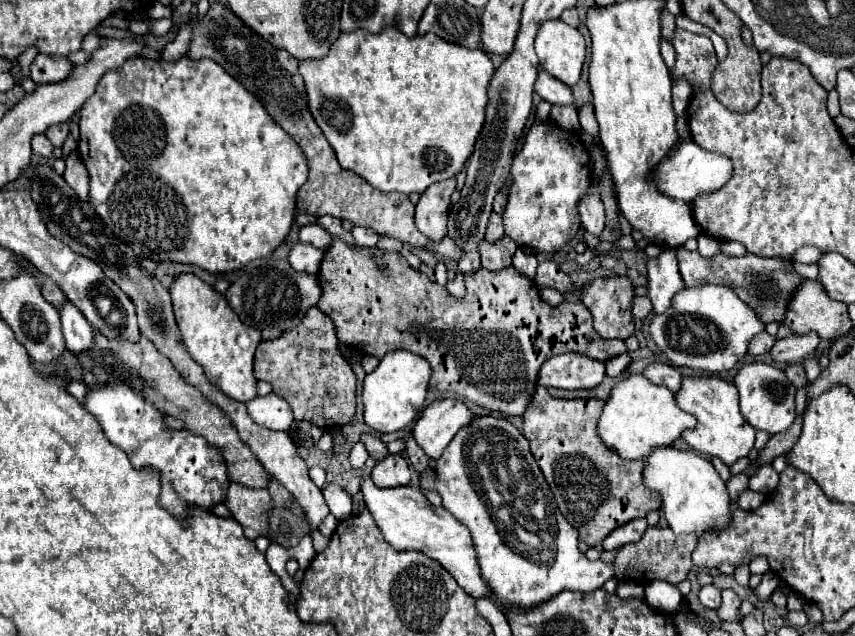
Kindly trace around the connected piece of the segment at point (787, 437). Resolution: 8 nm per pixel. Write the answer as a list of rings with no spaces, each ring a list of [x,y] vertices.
[[[804,411],[802,415],[796,417],[796,421],[792,423],[790,429],[782,431],[782,433],[776,433],[770,437],[766,449],[760,451],[760,465],[766,465],[766,463],[772,463],[776,457],[784,455],[788,449],[792,449],[794,441],[798,441],[800,437],[800,431],[802,431],[802,419],[804,419]]]

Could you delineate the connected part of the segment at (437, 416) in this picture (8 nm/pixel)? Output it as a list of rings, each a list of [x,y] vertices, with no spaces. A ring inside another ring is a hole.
[[[438,399],[422,411],[412,435],[430,459],[440,459],[454,435],[462,427],[468,427],[474,417],[462,401]]]

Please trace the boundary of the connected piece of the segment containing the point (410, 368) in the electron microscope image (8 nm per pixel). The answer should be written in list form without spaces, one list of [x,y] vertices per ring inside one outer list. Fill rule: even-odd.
[[[410,351],[388,353],[380,365],[366,375],[362,385],[362,403],[364,403],[364,423],[378,433],[394,433],[412,423],[424,405],[426,391],[430,381],[430,365],[424,357]]]

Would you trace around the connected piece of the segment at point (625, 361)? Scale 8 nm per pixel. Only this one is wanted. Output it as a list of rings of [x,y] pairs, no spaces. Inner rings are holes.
[[[628,353],[620,355],[620,357],[614,357],[610,361],[606,361],[606,375],[610,377],[620,377],[622,373],[628,371],[628,367],[632,365],[632,357]]]

